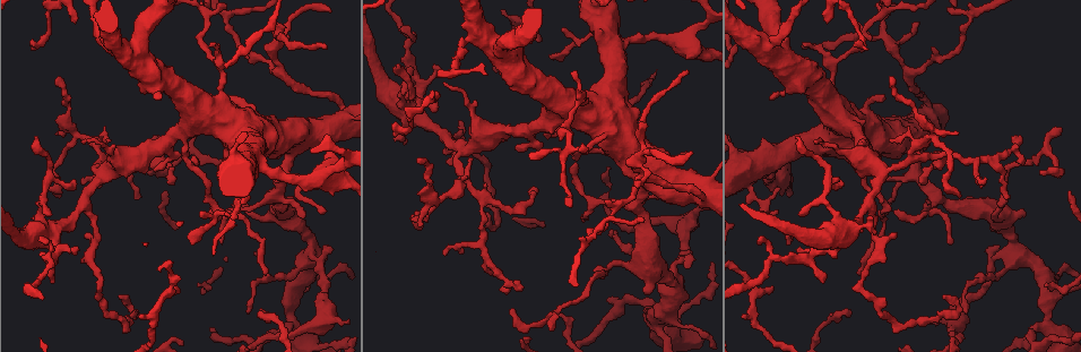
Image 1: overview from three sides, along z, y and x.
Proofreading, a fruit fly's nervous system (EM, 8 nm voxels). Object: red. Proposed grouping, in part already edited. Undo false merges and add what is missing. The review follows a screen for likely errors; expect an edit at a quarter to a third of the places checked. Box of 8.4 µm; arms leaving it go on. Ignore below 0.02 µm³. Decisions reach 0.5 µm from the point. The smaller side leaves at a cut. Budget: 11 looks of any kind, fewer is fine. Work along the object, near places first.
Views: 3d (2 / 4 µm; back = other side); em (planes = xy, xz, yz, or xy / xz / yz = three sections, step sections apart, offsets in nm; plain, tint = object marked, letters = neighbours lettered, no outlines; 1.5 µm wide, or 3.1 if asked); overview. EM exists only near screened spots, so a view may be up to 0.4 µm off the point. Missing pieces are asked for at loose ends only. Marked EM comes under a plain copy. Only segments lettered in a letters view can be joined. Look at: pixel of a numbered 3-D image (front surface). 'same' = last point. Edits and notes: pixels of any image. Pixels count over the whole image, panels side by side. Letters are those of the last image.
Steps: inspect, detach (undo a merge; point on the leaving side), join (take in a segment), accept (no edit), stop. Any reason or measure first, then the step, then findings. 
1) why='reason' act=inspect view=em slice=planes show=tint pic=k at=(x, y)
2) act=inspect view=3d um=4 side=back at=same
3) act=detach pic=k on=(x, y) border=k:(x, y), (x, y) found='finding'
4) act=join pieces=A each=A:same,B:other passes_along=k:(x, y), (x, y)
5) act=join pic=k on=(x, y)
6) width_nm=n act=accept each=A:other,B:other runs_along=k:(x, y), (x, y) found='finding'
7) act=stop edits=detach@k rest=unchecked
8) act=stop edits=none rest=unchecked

why='tapers out' act=inspect view=em slice=planes show=letters pic=1 at=(247, 311)

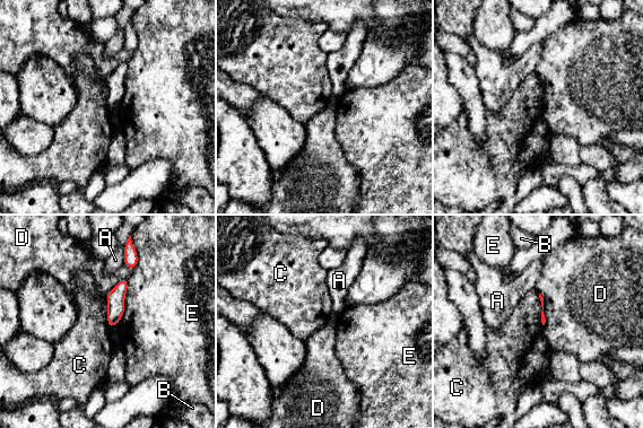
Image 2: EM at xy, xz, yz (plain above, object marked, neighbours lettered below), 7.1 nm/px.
act=accept each=A:other,B:other,C:other,D:other,E:other border=2:(105, 296), (106, 323), (110, 328) found='none of them fits'

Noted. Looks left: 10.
why='touches itself' act=inspect view=em slice=planes show=letters pic=1 at=(884, 200)

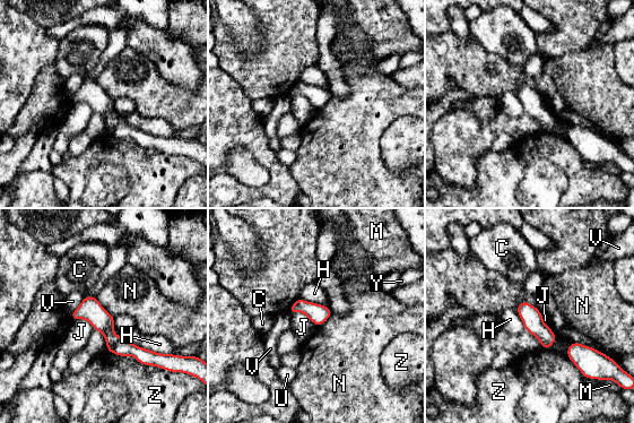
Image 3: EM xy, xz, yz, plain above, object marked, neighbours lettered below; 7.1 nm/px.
width_nm=140 act=accept each=C:other,H:other,J:other,M:other,N:other,U:other,V:other,Y:other,Z:other border=3:(515, 309), (526, 301), (543, 316) found='continuous, no second cell'

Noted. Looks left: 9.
why='abrupt turn' act=inspect view=3d um=2 pic=1 at=(461, 128)

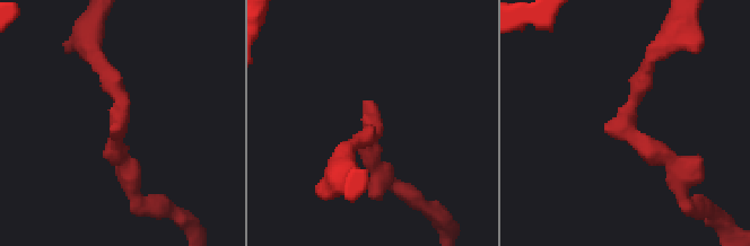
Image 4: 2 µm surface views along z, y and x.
act=inspect view=em slice=xz step=4 show=letters pic=4 at=(630, 114)

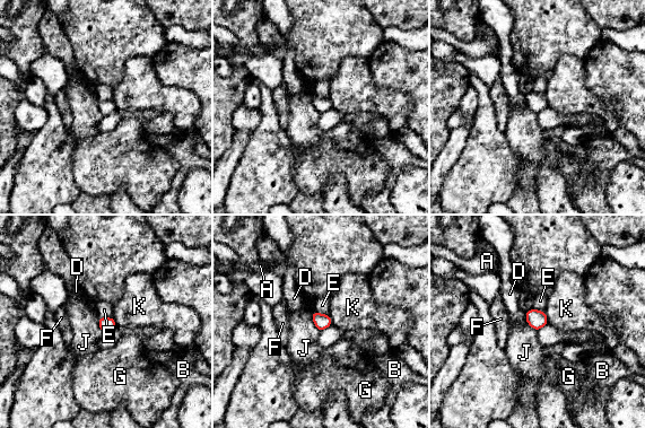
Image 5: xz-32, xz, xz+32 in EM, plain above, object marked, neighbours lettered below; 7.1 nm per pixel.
act=accept each=A:other,B:other,D:other,E:other,F:other,G:other,J:other,K:other found='one cell here'

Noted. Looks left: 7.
act=inspect view=3d um=2 pic=1 at=(141, 316)

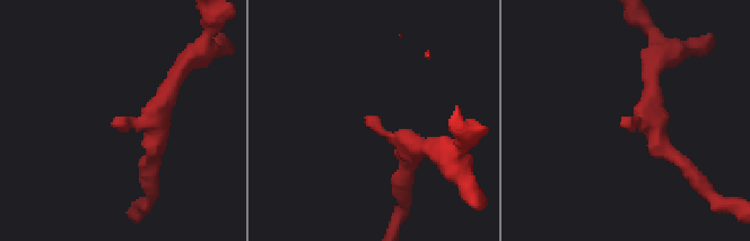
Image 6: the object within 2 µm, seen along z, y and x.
act=inspect view=em slice=xy step=4 show=tint pic=6 at=(366, 119)

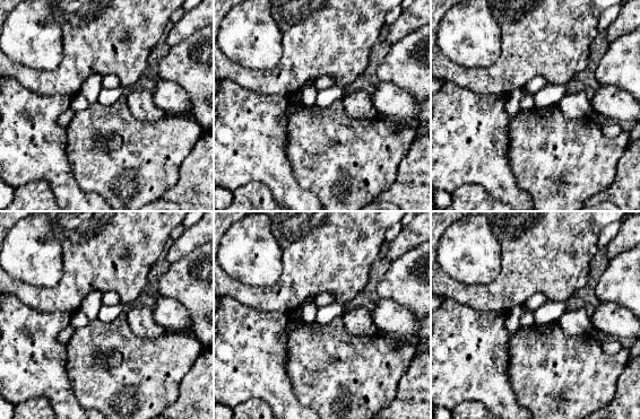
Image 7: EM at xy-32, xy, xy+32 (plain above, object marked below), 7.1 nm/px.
why='cut it another way' act=inspect view=em slice=planes show=letters at=same

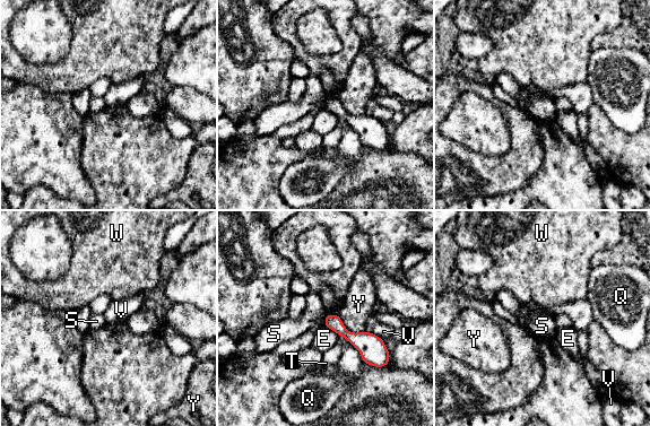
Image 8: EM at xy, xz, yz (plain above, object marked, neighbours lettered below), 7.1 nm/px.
act=accept each=E:other,Q:other,S:other,T:other,V:other,W:other,Y:other found='no lettered segment goes on from it'

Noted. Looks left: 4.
act=stop edits=none rest=unchecked

